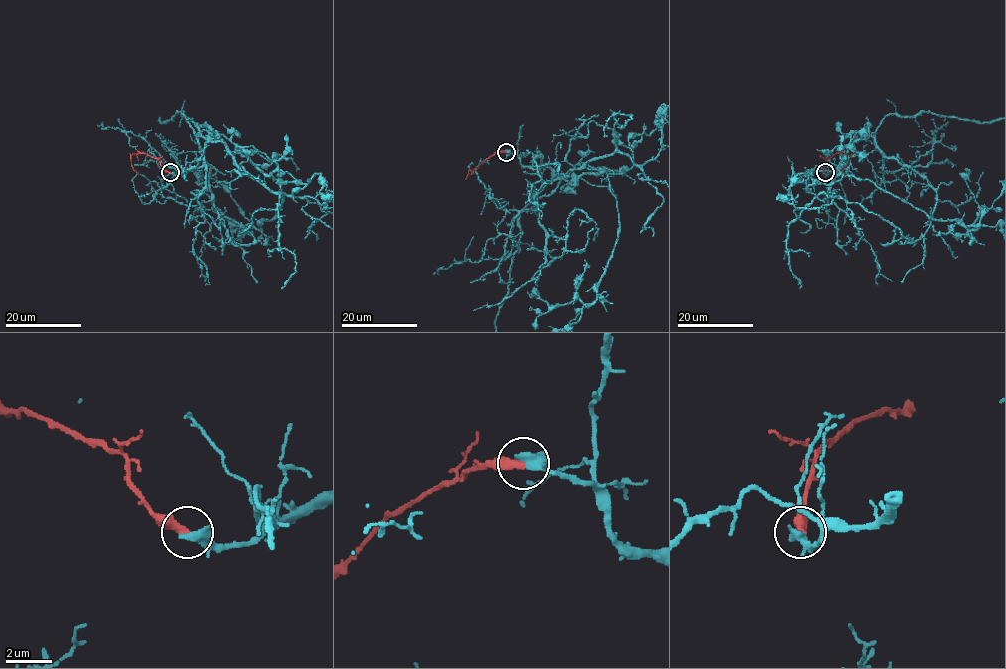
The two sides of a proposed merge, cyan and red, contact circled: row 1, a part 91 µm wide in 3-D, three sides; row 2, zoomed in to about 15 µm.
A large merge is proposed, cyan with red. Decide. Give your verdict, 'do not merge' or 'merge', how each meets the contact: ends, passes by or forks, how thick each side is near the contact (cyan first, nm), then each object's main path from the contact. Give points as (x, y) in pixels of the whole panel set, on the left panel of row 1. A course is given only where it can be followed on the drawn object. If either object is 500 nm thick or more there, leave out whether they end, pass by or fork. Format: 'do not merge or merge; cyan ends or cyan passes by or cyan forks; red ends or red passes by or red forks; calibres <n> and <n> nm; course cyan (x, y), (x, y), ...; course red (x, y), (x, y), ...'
merge; cyan passes by; red ends; calibres 360 and 400 nm; course red (170, 173), (159, 159), (138, 153), (130, 157), (138, 175)

